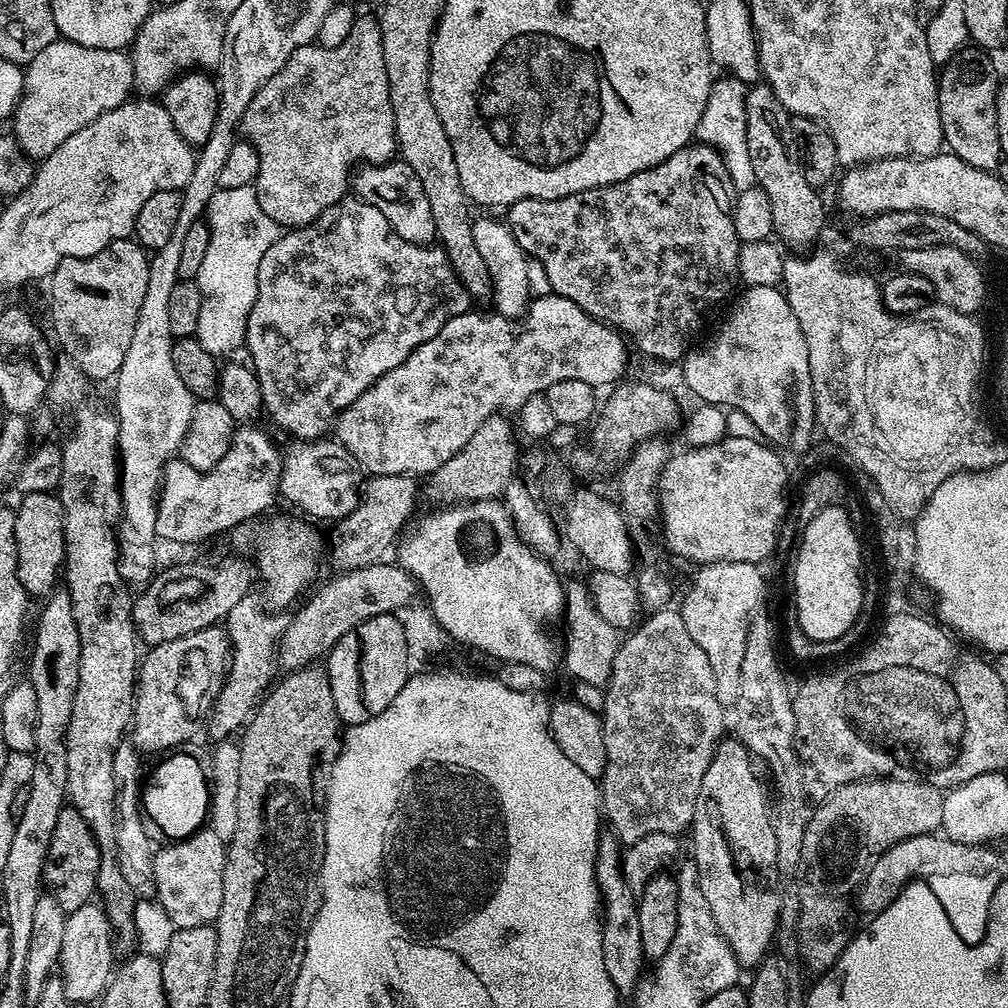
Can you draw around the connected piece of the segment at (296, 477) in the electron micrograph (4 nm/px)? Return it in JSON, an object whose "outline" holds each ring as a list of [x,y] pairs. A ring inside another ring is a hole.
{"outline":[[[332,438],[293,439],[291,443],[282,452],[279,495],[283,499],[285,496],[294,507],[301,508],[305,512],[301,513],[313,521],[339,522],[355,510],[362,491],[362,469],[356,459]]]}

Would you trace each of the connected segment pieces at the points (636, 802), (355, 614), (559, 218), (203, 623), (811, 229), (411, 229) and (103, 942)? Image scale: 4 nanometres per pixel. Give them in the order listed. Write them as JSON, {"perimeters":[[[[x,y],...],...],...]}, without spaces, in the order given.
{"perimeters":[[[[672,606],[658,608],[647,619],[644,625],[640,624],[623,637],[612,673],[602,692],[606,766],[598,780],[600,803],[603,819],[607,827],[608,824],[612,827],[609,828],[611,835],[624,846],[641,840],[646,834],[676,836],[691,829],[696,795],[702,786],[706,766],[710,766],[716,745],[725,735],[726,708],[718,702],[710,658],[706,658],[706,650],[690,638],[690,630],[686,630],[680,611]]],[[[377,562],[367,564],[364,568],[354,568],[343,571],[340,576],[330,581],[321,592],[307,597],[308,602],[297,612],[296,617],[287,621],[284,632],[280,635],[278,645],[278,664],[285,673],[297,672],[299,668],[306,668],[323,661],[330,649],[350,630],[354,630],[362,622],[374,618],[378,614],[399,613],[418,594],[418,583],[399,563],[384,564]]],[[[693,142],[687,148],[670,154],[670,158],[666,158],[666,162],[662,162],[650,170],[642,170],[617,184],[607,184],[601,188],[582,190],[578,194],[570,194],[557,200],[519,200],[509,204],[506,208],[506,212],[508,212],[506,225],[525,255],[542,264],[542,270],[546,272],[555,295],[570,298],[570,302],[574,302],[574,306],[582,306],[582,310],[586,314],[590,314],[603,324],[612,325],[613,328],[623,333],[630,341],[631,347],[635,351],[637,348],[642,355],[653,356],[656,360],[676,360],[676,362],[680,362],[688,355],[693,345],[699,341],[696,339],[699,338],[700,331],[707,326],[712,311],[732,291],[734,291],[733,293],[737,291],[736,284],[738,285],[740,280],[738,254],[740,253],[741,243],[738,234],[734,230],[732,209],[727,203],[724,205],[724,200],[731,201],[733,196],[734,189],[730,174],[727,172],[727,164],[720,152],[708,144]]],[[[243,555],[240,556],[220,556],[213,564],[196,560],[193,564],[168,568],[161,576],[160,573],[153,575],[137,591],[140,593],[136,601],[130,605],[137,637],[143,643],[145,640],[145,645],[155,646],[162,642],[174,642],[174,638],[182,638],[186,634],[194,634],[227,621],[230,610],[234,610],[234,606],[238,606],[238,602],[242,602],[242,598],[253,591],[253,565]]],[[[766,82],[753,83],[745,94],[745,140],[743,147],[746,156],[751,161],[756,175],[755,187],[766,190],[770,198],[770,211],[774,213],[774,226],[772,231],[775,239],[781,245],[796,248],[792,250],[808,250],[813,247],[812,243],[824,232],[824,204],[820,201],[821,193],[809,182],[803,173],[801,156],[795,145],[794,133],[791,130],[792,116],[778,102],[774,90]]],[[[393,158],[386,164],[369,164],[361,167],[354,176],[354,192],[359,199],[382,210],[386,222],[390,222],[392,229],[402,238],[406,238],[406,242],[431,245],[436,240],[430,201],[422,190],[422,182],[418,182],[414,170],[410,170],[405,160]]],[[[90,902],[78,910],[67,913],[64,921],[66,922],[66,931],[62,934],[62,954],[58,972],[64,982],[66,998],[81,1002],[99,1001],[104,995],[105,988],[108,987],[108,981],[114,975],[112,924],[108,920],[105,909],[96,902]]]]}

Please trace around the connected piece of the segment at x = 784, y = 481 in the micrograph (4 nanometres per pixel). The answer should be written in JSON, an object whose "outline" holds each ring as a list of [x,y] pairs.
{"outline":[[[726,435],[724,439],[712,445],[700,447],[685,447],[685,452],[669,455],[660,475],[658,495],[660,497],[660,520],[662,521],[662,544],[676,556],[689,560],[692,566],[706,564],[726,564],[728,562],[742,562],[743,564],[759,565],[776,548],[776,535],[780,532],[780,523],[784,520],[784,487],[788,484],[788,472],[780,461],[781,453],[775,447],[769,446],[760,440],[751,441],[748,438],[736,438]]]}

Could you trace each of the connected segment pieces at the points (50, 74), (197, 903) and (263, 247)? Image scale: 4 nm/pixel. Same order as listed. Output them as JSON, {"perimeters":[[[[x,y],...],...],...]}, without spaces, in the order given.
{"perimeters":[[[[57,38],[53,44],[46,46],[46,50],[38,50],[38,58],[34,58],[24,68],[24,93],[20,95],[16,111],[10,117],[11,135],[16,137],[18,146],[22,146],[32,161],[42,161],[54,154],[54,150],[58,150],[58,146],[62,146],[70,134],[78,134],[82,126],[90,126],[90,122],[102,114],[122,106],[133,95],[133,78],[132,57],[127,51],[119,48],[91,48]]],[[[204,826],[182,840],[169,843],[152,858],[152,879],[156,881],[155,899],[169,916],[175,929],[211,925],[222,910],[222,874],[226,841]]],[[[238,186],[238,190],[218,188],[210,198],[206,211],[206,223],[210,230],[210,246],[206,250],[206,259],[202,261],[202,266],[198,269],[195,278],[198,290],[202,290],[202,311],[198,318],[195,338],[211,356],[223,358],[227,352],[245,347],[246,326],[258,294],[258,266],[262,263],[262,254],[266,254],[266,250],[274,246],[274,242],[282,234],[282,229],[274,222],[274,218],[270,218],[270,214],[260,209],[253,186]]]]}

